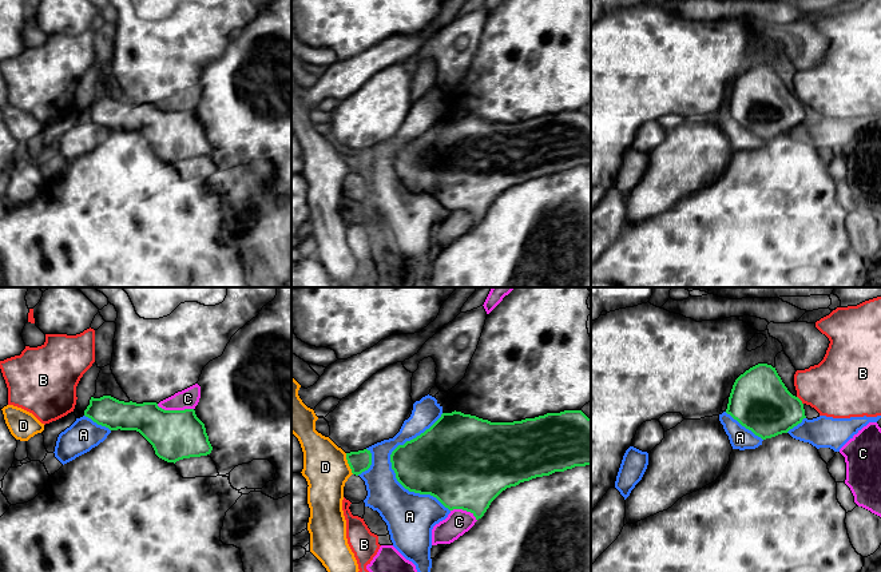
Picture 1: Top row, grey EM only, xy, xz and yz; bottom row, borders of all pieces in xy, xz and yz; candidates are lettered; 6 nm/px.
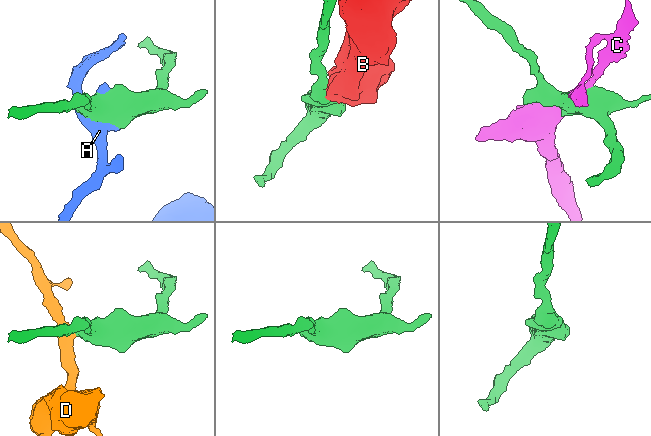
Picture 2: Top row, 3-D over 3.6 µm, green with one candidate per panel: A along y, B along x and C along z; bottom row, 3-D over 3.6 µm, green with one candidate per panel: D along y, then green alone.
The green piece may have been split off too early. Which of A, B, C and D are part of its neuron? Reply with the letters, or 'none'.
none

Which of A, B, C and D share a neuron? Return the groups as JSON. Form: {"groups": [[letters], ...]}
{"groups": [["A"], ["B"], ["C"], ["D"]]}

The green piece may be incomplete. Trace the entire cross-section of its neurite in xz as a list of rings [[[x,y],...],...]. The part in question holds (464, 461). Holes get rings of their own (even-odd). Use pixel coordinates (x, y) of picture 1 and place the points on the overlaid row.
[[[455,410],[443,413],[424,433],[398,445],[390,454],[390,462],[397,481],[409,492],[430,494],[449,511],[463,509],[479,520],[507,488],[555,472],[591,465],[591,418],[582,410],[564,410],[513,422],[491,422]]]

